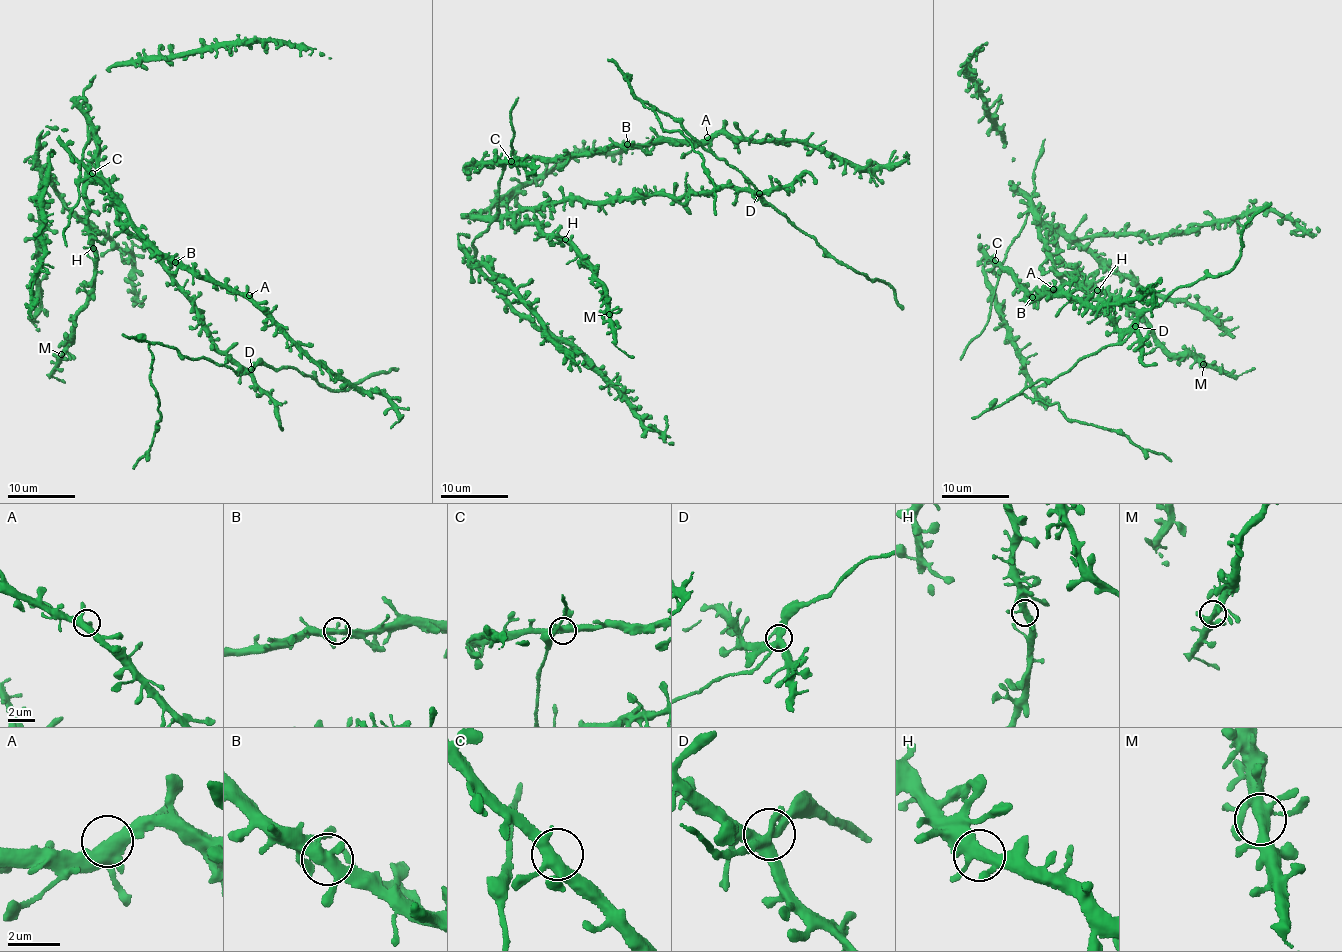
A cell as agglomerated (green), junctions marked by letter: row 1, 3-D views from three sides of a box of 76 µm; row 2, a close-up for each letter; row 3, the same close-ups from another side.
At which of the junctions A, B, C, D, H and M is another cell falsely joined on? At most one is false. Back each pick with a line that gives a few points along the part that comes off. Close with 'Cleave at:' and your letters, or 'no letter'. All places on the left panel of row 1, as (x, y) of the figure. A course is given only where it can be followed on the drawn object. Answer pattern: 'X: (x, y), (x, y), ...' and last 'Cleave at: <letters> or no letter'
Cleave at: no letter

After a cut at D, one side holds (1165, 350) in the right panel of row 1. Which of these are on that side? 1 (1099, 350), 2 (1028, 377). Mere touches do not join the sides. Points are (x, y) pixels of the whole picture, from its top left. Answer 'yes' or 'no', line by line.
1: no
2: yes

